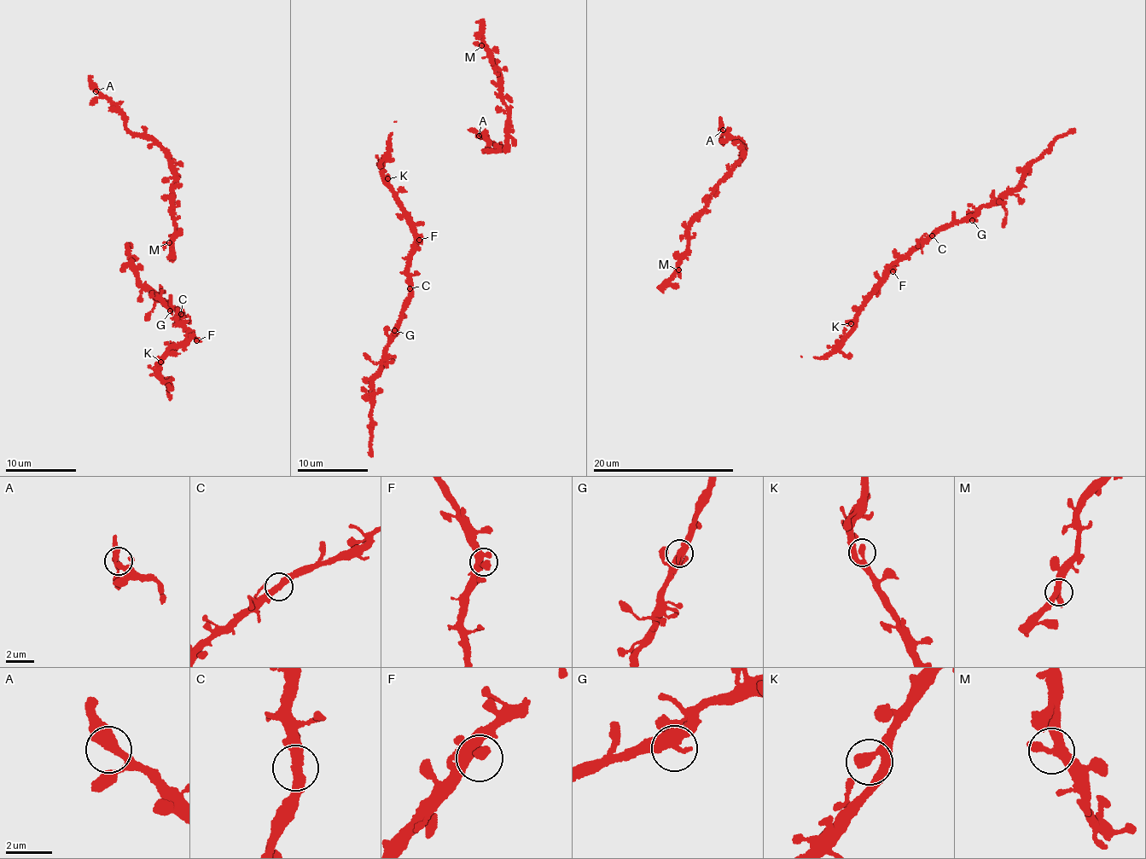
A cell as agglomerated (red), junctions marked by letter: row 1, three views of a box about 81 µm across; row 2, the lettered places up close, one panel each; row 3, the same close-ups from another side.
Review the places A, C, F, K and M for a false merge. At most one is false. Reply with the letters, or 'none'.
none

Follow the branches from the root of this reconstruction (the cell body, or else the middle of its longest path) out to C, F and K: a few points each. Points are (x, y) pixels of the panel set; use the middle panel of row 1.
C: (396, 121), (389, 138), (386, 153), (389, 154), (382, 174), (415, 237), (405, 269), (410, 288)
F: (396, 121), (389, 138), (386, 153), (389, 154), (382, 174), (411, 232), (419, 240)
K: (396, 121), (389, 138), (386, 153), (389, 154), (382, 171), (385, 180), (387, 178)

